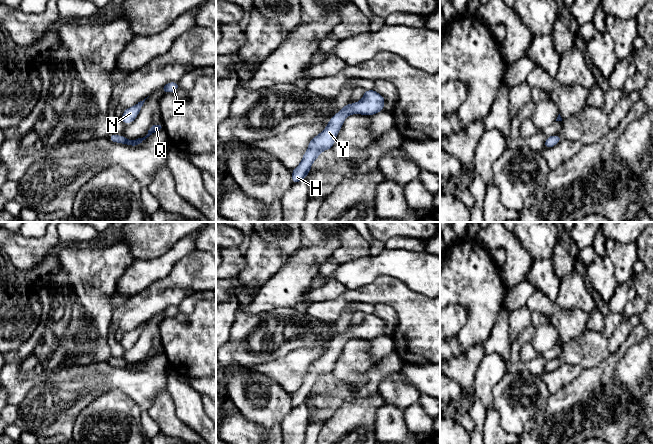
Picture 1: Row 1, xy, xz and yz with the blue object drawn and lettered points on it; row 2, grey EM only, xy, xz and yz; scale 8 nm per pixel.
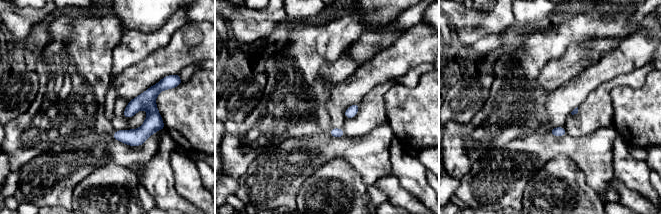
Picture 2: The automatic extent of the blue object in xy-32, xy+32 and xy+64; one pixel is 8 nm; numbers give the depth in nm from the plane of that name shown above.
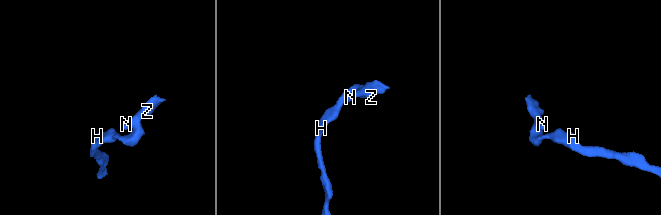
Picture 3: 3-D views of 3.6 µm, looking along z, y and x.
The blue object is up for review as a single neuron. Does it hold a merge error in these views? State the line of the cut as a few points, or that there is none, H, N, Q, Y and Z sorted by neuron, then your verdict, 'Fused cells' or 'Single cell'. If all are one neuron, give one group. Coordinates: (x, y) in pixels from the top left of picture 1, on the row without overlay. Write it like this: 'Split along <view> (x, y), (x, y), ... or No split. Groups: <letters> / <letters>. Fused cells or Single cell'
No split. Groups: H N Q Y Z. Single cell

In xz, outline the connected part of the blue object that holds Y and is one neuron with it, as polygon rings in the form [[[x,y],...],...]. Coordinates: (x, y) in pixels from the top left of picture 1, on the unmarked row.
[[[366,314],[362,323],[347,328],[334,338],[326,352],[309,366],[300,388],[292,394],[292,406],[298,407],[306,403],[312,388],[325,374],[331,373],[347,340],[361,338],[371,340],[384,334],[384,321],[375,314]]]

